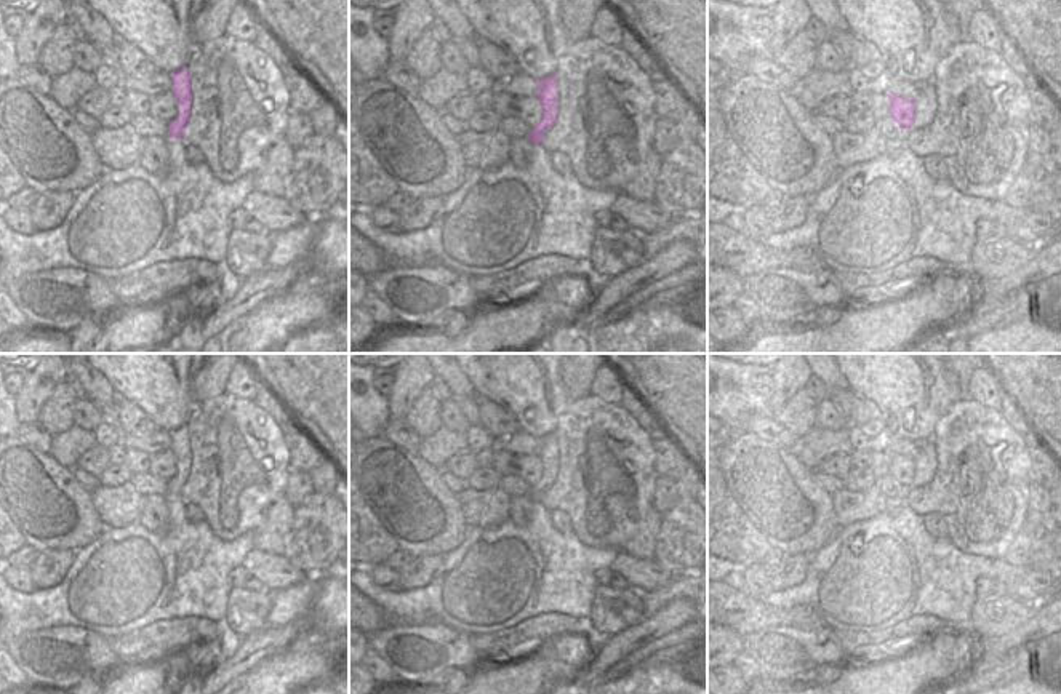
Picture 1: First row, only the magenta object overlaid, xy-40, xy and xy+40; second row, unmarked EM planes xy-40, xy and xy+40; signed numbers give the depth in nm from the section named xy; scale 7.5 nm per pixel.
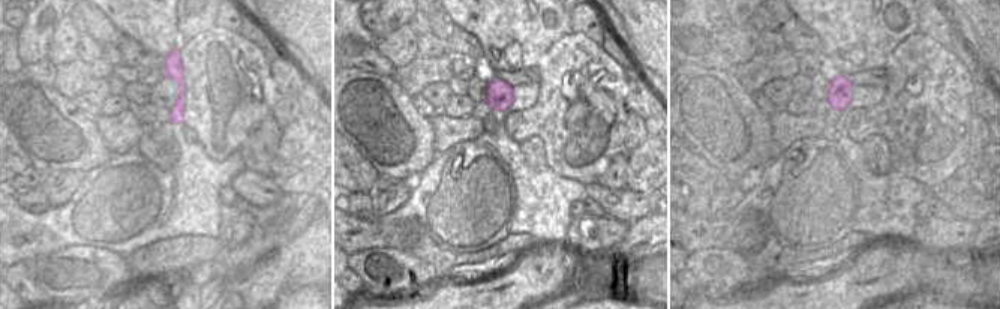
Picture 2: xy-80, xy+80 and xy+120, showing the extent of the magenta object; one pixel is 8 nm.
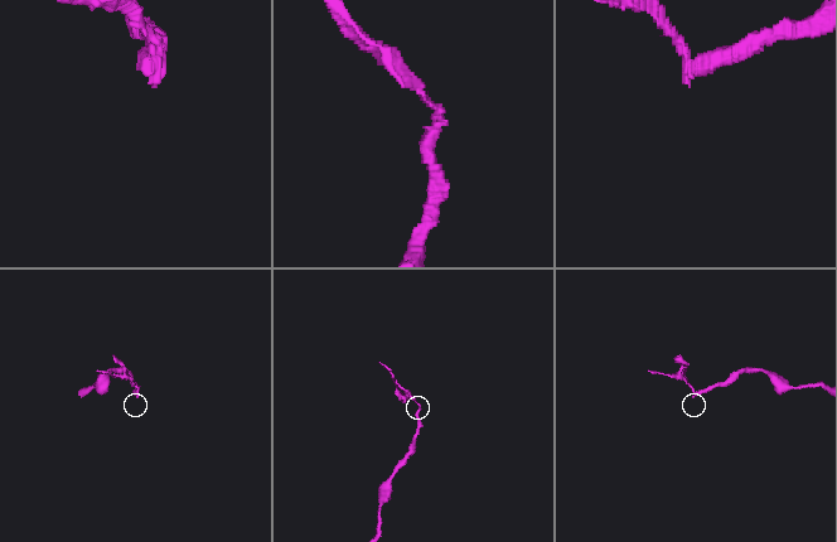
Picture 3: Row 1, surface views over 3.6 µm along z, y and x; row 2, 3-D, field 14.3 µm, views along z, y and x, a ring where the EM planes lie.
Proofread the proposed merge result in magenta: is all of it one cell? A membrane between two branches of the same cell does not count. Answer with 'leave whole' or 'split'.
split

